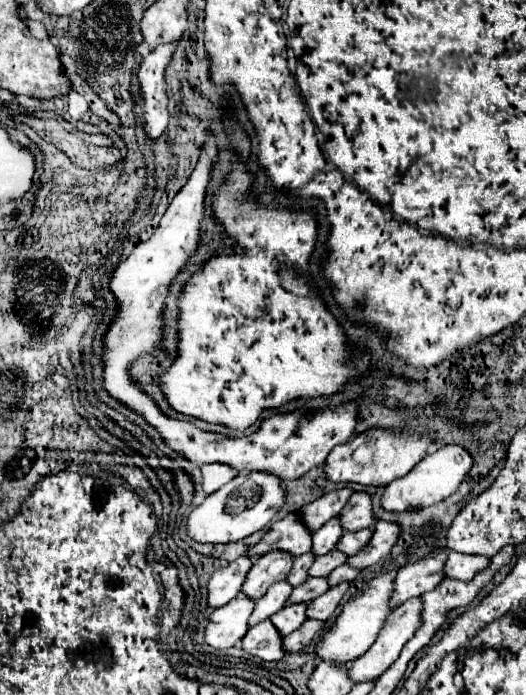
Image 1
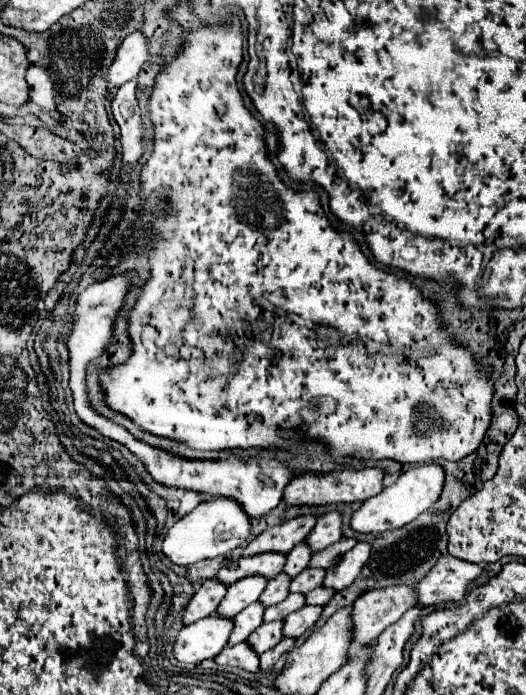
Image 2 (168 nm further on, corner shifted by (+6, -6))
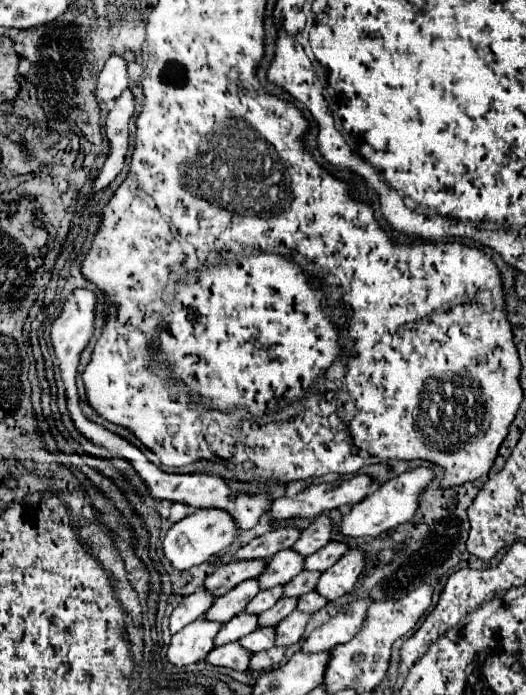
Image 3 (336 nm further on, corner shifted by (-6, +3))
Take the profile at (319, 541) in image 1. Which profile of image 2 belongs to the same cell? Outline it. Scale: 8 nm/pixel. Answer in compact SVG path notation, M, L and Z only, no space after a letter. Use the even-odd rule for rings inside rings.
M306 542L298 544L296 548L292 548L292 552L286 554L288 560L286 560L286 566L284 566L284 572L288 572L292 578L298 576L304 568L308 568L310 564L310 558L312 558L312 550Z

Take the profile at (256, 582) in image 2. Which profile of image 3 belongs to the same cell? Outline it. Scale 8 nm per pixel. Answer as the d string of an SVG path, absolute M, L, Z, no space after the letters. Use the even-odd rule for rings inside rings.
M256 579L252 581L244 581L238 587L234 587L232 591L228 591L226 595L222 595L220 599L216 599L212 603L212 607L204 613L204 619L210 621L218 621L218 623L226 623L232 617L236 617L238 613L244 611L244 607L248 605L248 601L260 591L260 587L256 587Z

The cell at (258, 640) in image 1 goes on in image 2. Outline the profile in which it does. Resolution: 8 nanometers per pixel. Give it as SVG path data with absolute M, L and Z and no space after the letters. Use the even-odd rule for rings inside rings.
M240 642L236 646L224 648L220 656L216 656L216 662L222 666L236 666L248 672L258 672L260 670L260 656L252 650L248 642Z

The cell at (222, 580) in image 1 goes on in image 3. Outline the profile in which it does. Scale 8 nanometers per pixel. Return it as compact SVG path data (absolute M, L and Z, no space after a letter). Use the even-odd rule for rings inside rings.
M198 589L192 595L184 597L182 603L170 615L170 633L176 633L182 627L186 627L188 623L200 619L208 611L208 607L212 605L212 601L214 601L212 595L208 595L202 589Z

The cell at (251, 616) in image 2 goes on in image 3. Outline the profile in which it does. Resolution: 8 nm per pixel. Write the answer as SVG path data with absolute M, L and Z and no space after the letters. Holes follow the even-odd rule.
M240 613L236 617L232 617L228 623L224 623L218 631L218 635L214 637L214 645L226 645L232 641L238 641L240 637L252 633L256 629L256 615L248 615L248 613Z

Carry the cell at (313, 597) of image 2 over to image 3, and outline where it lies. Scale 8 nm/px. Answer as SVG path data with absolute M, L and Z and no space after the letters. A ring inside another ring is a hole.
M310 591L308 595L302 595L298 599L298 605L296 605L296 611L302 611L302 613L316 613L318 609L326 607L328 601L326 599L320 599L320 595L316 595L316 591Z

